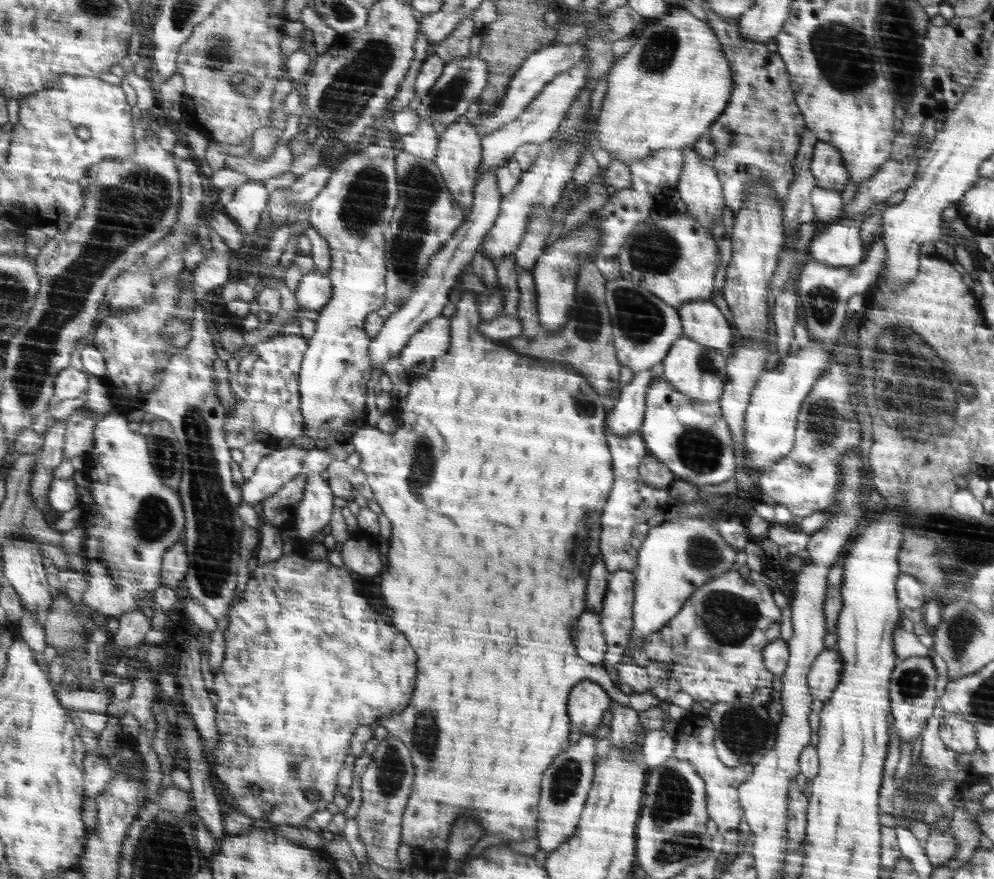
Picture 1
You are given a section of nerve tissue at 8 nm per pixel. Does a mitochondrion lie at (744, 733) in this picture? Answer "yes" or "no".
yes

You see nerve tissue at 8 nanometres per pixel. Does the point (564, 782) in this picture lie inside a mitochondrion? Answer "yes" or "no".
yes

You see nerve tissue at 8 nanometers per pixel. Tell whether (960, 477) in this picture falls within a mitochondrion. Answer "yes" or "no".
no

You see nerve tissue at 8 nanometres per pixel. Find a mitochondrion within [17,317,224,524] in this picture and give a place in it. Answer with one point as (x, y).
(169, 461)

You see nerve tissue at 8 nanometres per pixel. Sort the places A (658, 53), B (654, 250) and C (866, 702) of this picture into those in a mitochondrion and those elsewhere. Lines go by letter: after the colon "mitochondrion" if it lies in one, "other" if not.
A: mitochondrion
B: mitochondrion
C: other

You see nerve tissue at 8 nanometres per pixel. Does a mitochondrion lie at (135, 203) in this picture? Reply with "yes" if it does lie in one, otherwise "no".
yes

